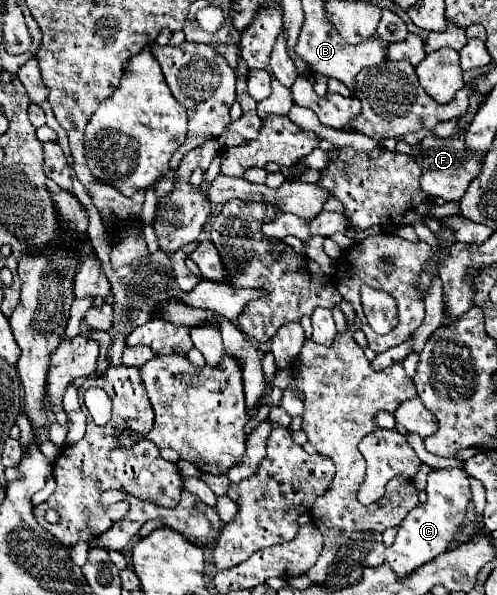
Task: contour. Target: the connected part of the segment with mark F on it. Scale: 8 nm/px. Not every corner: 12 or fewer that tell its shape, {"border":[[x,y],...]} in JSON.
{"border":[[425,137],[407,149],[421,189],[459,201],[481,169],[461,139]]}

